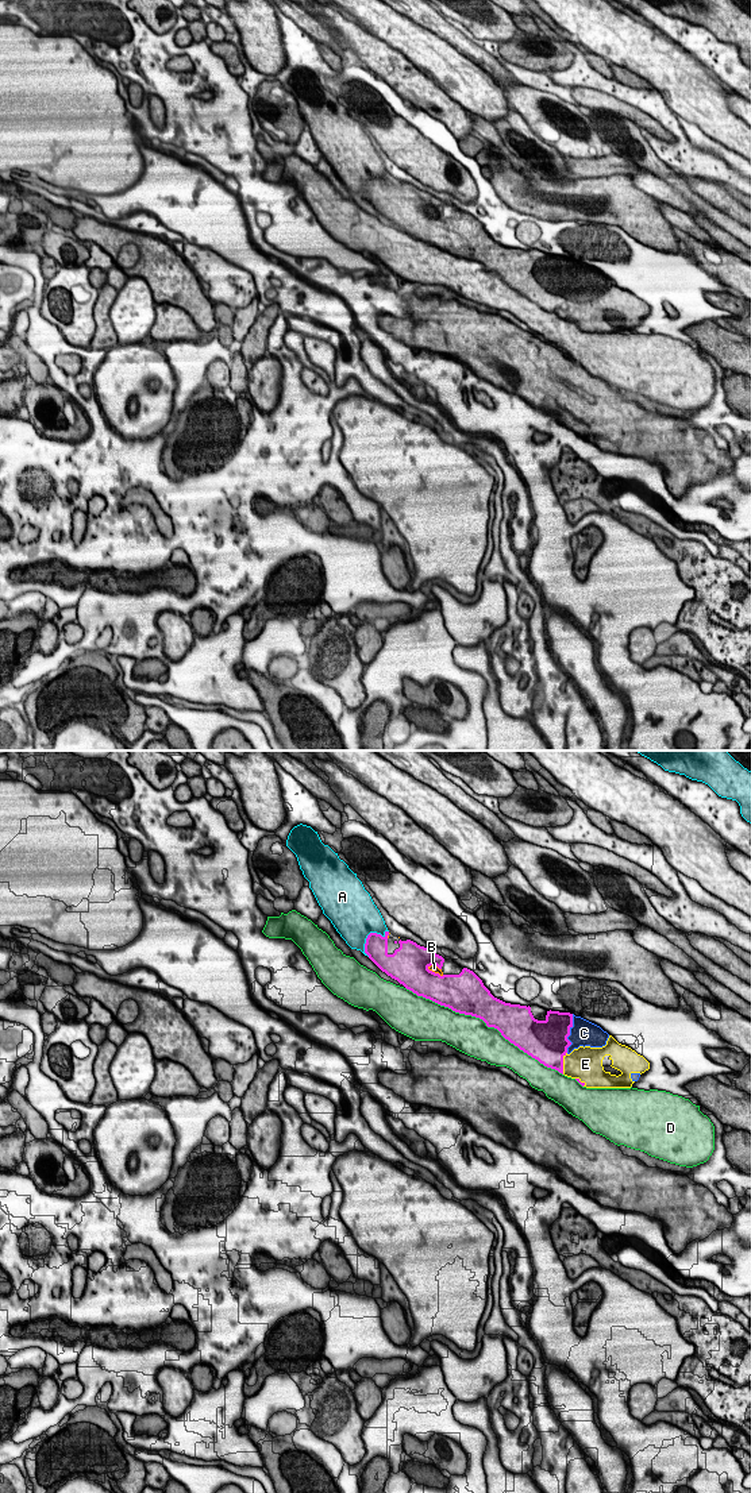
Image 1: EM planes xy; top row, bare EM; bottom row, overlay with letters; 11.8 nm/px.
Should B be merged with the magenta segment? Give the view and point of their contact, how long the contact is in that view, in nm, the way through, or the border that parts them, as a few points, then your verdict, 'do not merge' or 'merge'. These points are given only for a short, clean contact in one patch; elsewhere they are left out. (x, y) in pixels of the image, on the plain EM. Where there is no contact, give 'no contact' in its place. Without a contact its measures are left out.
xy (434, 216) | 240 nm | merge

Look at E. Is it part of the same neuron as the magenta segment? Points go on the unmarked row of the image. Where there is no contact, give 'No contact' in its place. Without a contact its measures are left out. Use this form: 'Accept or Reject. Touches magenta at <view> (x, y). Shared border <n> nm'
Accept. Touches magenta at xy (562, 307). Shared border 280 nm

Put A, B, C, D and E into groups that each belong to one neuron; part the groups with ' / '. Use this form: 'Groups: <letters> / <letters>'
Groups: A / B C E / D

